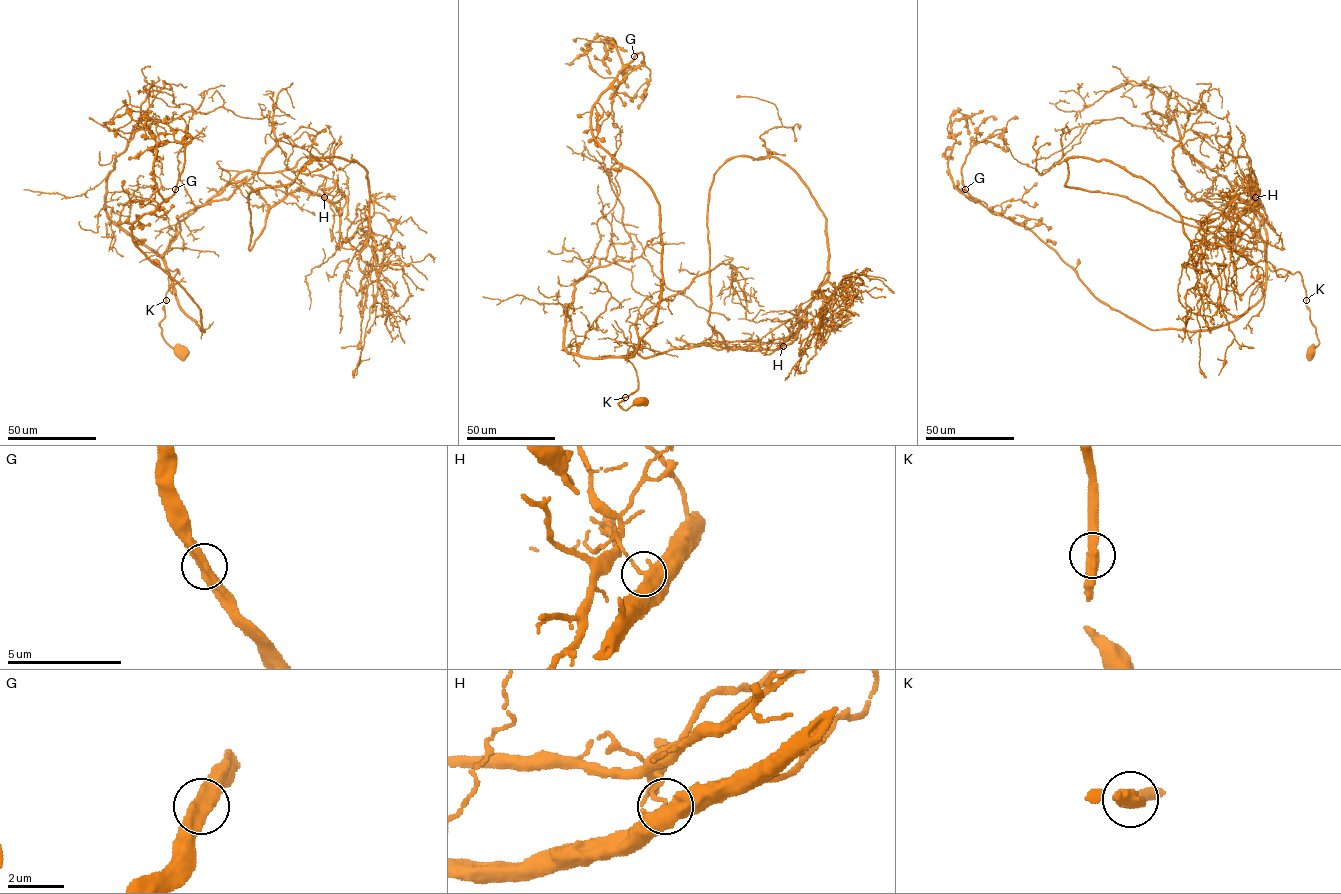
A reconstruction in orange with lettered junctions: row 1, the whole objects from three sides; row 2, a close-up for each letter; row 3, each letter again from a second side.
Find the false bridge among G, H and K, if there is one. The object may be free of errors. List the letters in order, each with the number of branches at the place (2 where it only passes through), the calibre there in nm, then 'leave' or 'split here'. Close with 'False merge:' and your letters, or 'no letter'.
G: branches 2; calibre 480 nm; leave
H: branches 2; calibre 500 nm; split here
K: branches 2; calibre 480 nm; leave
False merge: H

